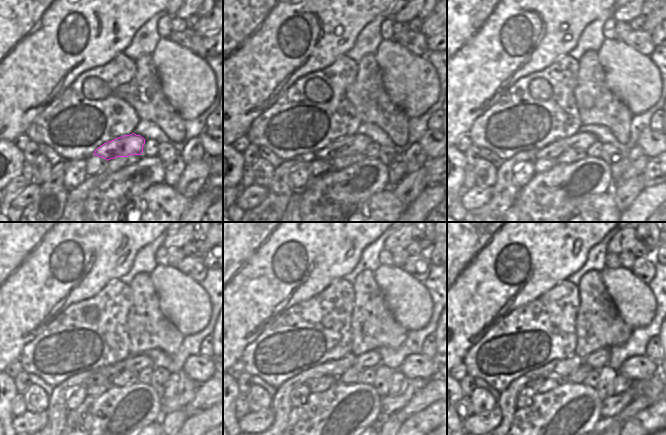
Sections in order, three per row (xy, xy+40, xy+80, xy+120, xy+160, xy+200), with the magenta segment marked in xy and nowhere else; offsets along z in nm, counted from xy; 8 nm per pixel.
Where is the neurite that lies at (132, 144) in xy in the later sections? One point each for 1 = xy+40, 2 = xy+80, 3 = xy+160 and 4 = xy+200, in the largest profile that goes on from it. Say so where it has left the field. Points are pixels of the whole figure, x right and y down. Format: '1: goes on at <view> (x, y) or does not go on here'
1: goes on at xy+40 (356, 144)
2: goes on at xy+80 (580, 140)
3: goes on at xy+160 (372, 359)
4: goes on at xy+200 (598, 359)

